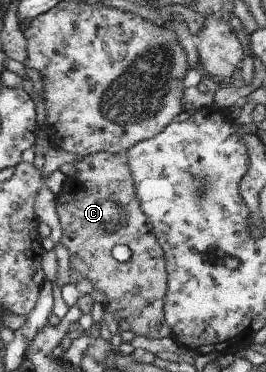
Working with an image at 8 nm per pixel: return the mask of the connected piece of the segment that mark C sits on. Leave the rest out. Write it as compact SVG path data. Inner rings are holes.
M98 152L74 161L72 165L76 167L76 173L66 177L60 193L56 195L56 214L63 234L60 243L68 249L70 269L79 274L78 280L88 279L95 291L104 293L104 309L118 323L116 331L131 331L152 339L172 336L163 310L168 279L167 261L162 247L153 240L154 229L140 207L127 154ZM118 244L126 245L132 251L131 257L125 262L118 262L112 256L112 248Z

